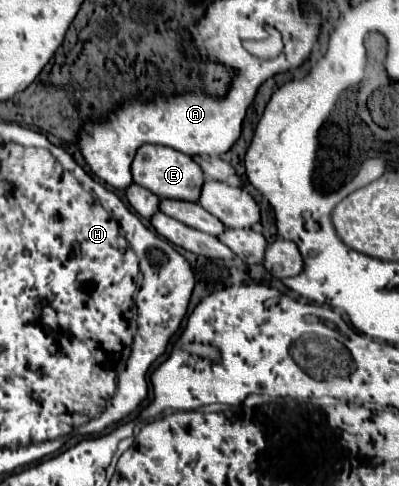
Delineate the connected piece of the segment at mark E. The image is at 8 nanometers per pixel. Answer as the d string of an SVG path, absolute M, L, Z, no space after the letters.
M144 145L138 149L134 161L132 161L132 179L150 189L160 199L182 199L182 201L198 201L198 193L202 189L202 169L198 163L192 161L192 157L186 157L184 153L178 153L176 149L170 149L166 145Z

